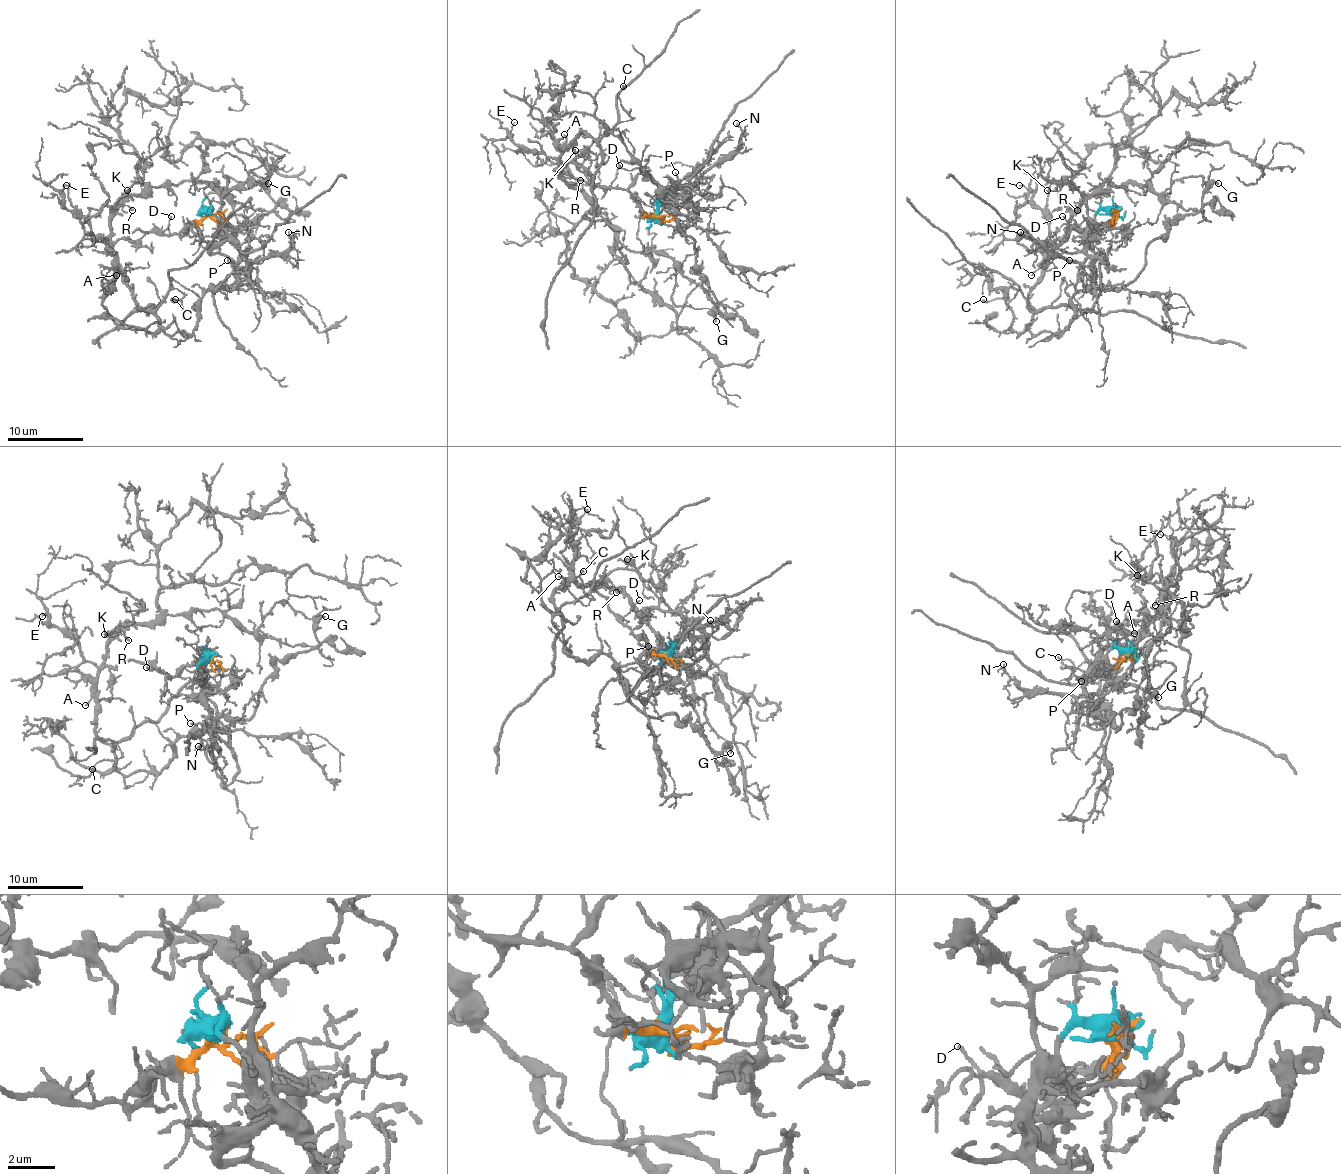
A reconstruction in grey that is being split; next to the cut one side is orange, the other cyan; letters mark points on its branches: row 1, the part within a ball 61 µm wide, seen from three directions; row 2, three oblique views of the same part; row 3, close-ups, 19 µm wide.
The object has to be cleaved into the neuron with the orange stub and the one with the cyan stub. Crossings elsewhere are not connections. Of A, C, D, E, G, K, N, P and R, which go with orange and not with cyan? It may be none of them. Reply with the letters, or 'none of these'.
A, C, D, E, K, R

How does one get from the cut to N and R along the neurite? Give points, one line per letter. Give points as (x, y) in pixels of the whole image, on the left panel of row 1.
N: (210, 213), (225, 228), (225, 238), (247, 262), (279, 256), (295, 236), (289, 232)
R: (211, 213), (181, 234), (134, 230), (125, 238), (111, 241), (111, 213), (121, 205), (132, 209)

